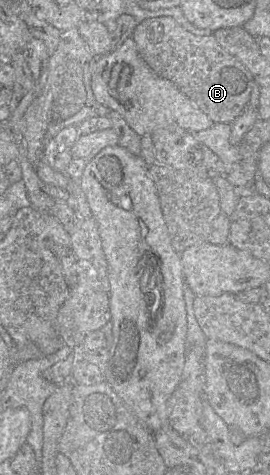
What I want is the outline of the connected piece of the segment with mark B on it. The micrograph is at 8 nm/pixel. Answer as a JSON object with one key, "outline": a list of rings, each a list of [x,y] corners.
{"outline":[[[160,16],[138,23],[131,37],[139,55],[152,71],[175,84],[214,123],[232,124],[247,107],[254,76],[220,46],[213,34],[194,35],[172,17]]]}

